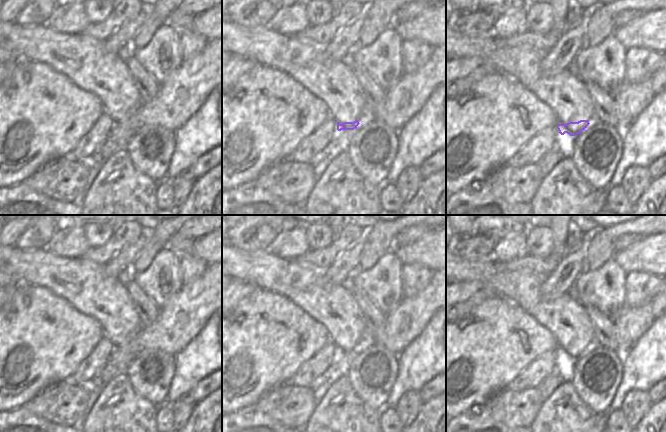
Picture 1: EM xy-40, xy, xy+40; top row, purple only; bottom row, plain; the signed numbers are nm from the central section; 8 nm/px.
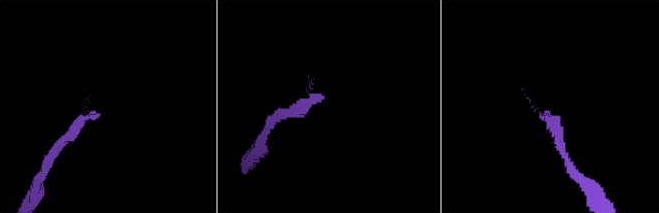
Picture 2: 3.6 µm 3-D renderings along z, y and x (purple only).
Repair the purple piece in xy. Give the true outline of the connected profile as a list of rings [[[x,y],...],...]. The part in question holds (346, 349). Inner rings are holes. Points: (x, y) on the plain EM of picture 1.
[[[329,340],[314,356],[304,362],[287,382],[313,388],[328,374],[343,374],[345,363],[359,348],[358,344],[340,348]]]

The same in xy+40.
[[[580,344],[544,352],[535,358],[518,376],[513,378],[507,388],[510,390],[537,388],[558,364],[562,364],[568,370],[569,363],[585,354],[589,348],[588,344]]]

